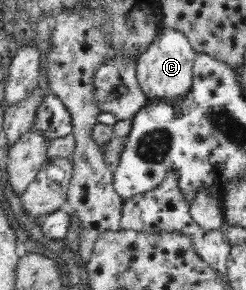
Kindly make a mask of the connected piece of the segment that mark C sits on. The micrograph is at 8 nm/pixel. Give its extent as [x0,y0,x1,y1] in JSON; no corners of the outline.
[137,27,196,103]

